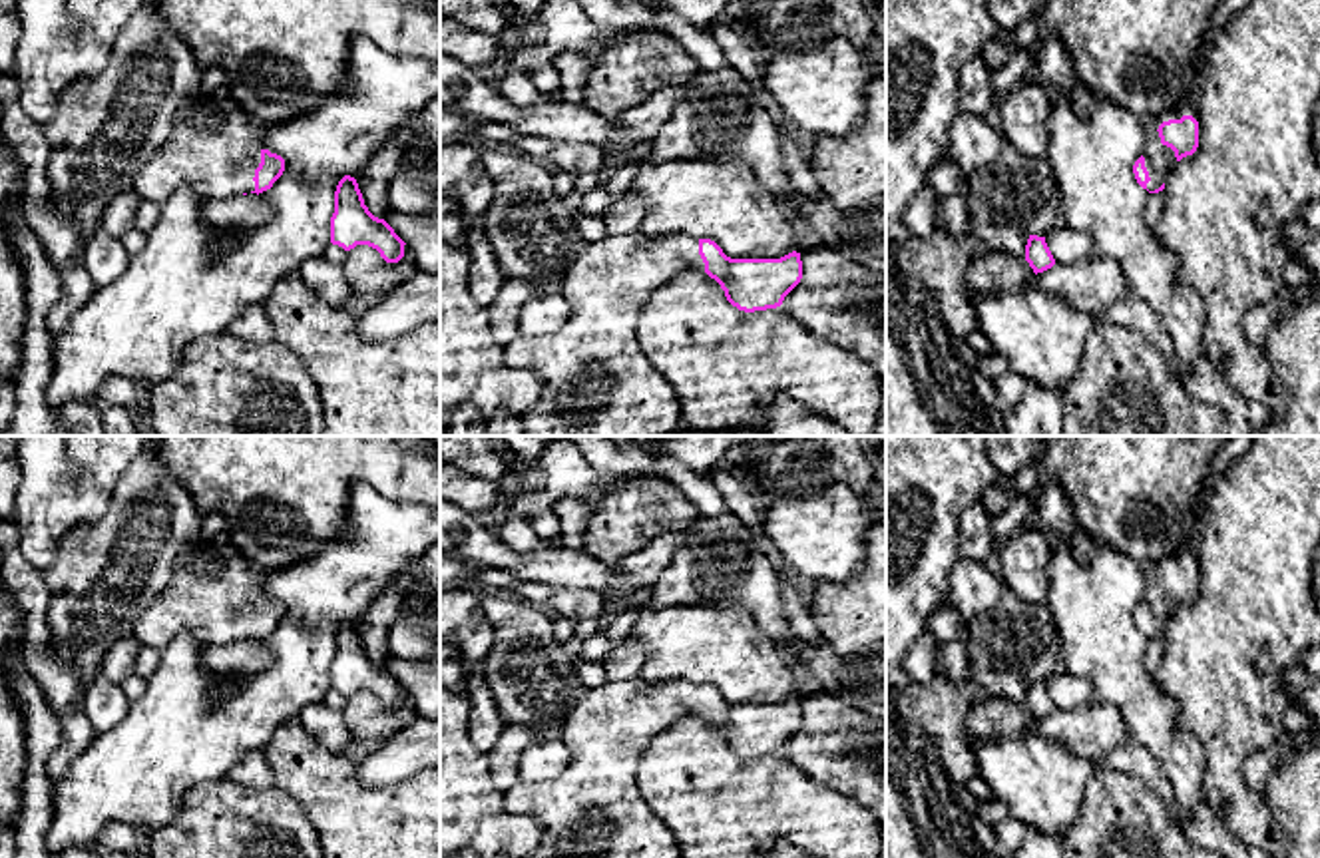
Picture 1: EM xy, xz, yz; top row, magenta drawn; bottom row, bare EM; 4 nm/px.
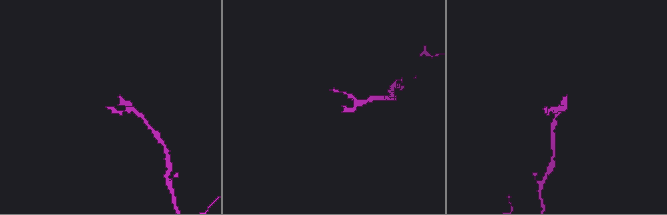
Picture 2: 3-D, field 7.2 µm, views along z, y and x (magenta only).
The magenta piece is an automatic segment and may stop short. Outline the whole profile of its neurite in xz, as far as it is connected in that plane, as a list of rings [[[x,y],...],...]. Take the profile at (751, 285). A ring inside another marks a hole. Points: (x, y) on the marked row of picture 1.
[[[609,233],[589,243],[563,277],[569,319],[550,336],[516,336],[506,346],[514,368],[548,372],[544,396],[522,416],[524,436],[669,436],[681,428],[675,390],[653,368],[637,338],[637,317],[647,299],[683,271],[715,279],[727,301],[745,313],[776,309],[802,279],[800,253],[780,259],[731,259],[711,239]]]

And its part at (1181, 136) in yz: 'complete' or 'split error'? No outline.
split error

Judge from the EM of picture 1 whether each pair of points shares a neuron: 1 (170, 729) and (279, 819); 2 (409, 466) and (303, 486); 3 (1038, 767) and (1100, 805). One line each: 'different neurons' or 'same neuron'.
1: different neurons
2: same neuron
3: different neurons

